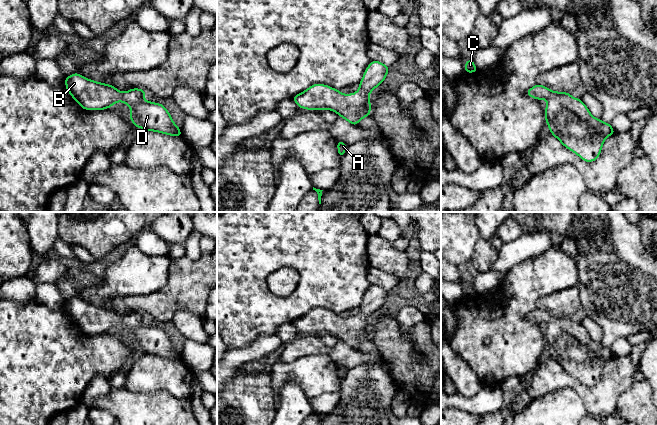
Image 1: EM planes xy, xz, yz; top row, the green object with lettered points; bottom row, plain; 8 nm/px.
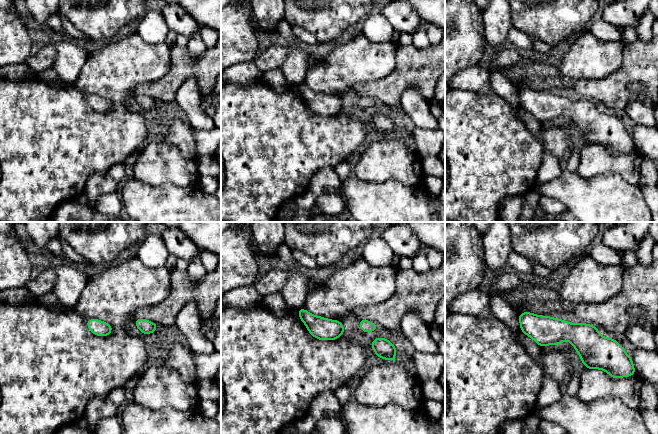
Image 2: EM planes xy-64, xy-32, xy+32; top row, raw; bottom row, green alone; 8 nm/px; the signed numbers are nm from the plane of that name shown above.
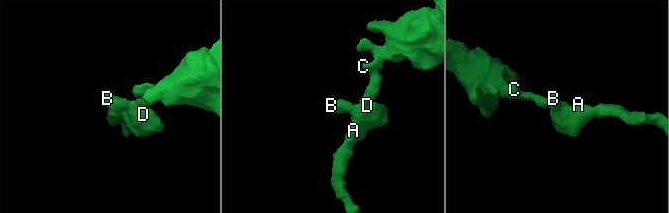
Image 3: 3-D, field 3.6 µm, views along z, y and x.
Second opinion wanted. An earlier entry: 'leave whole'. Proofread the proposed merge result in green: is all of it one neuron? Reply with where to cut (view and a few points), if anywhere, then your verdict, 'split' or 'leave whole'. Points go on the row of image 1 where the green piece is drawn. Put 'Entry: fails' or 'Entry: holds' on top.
Entry: holds
no cut; leave whole

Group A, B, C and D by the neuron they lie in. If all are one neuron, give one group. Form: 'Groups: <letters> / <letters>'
Groups: A B C D

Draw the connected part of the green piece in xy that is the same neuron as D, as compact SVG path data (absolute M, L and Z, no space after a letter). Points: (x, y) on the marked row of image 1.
M78 73L66 77L65 85L72 98L85 110L104 110L121 101L130 107L128 115L134 127L182 136L180 127L175 125L167 109L160 103L145 101L147 93L142 89L120 92L112 85L87 79Z

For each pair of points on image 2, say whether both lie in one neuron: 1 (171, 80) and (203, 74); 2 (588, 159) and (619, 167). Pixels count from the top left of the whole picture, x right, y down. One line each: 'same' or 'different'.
1: same
2: same

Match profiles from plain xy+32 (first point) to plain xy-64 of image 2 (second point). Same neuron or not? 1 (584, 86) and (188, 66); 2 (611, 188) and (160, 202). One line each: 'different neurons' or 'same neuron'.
1: same neuron
2: same neuron

